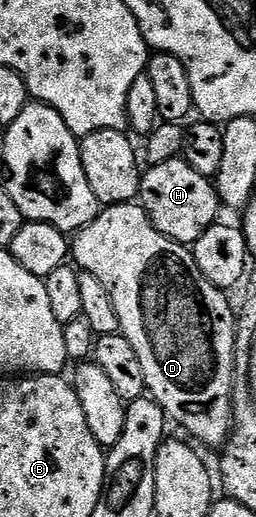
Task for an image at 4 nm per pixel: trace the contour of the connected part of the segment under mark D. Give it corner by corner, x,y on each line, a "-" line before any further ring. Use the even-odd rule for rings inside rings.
124,202
118,206
104,207
98,213
95,221
87,224
83,229
76,231
75,237
71,242
71,258
84,273
95,276
95,280
99,280
99,284
103,284
103,288
107,288
107,292
115,304
115,312
119,312
120,333
124,334
126,340
131,344
131,348
135,348
135,356
139,356
139,364
143,364
143,376
145,377
145,389
148,397
152,398
154,402
159,403
165,409
166,415
172,421
174,418
190,434
190,436
188,435
190,439
198,438
205,446
224,447
231,433
233,404
230,396
232,395
235,381
235,371
238,369
237,318
235,317
234,307
232,310
229,307
228,300
225,299
228,298
226,291
220,290
215,284
211,284
207,280
207,276
203,276
203,272
199,272
199,264
195,264
193,251
190,247
183,246
180,242
163,236
163,232
159,232
151,224
151,220
142,206
133,202

